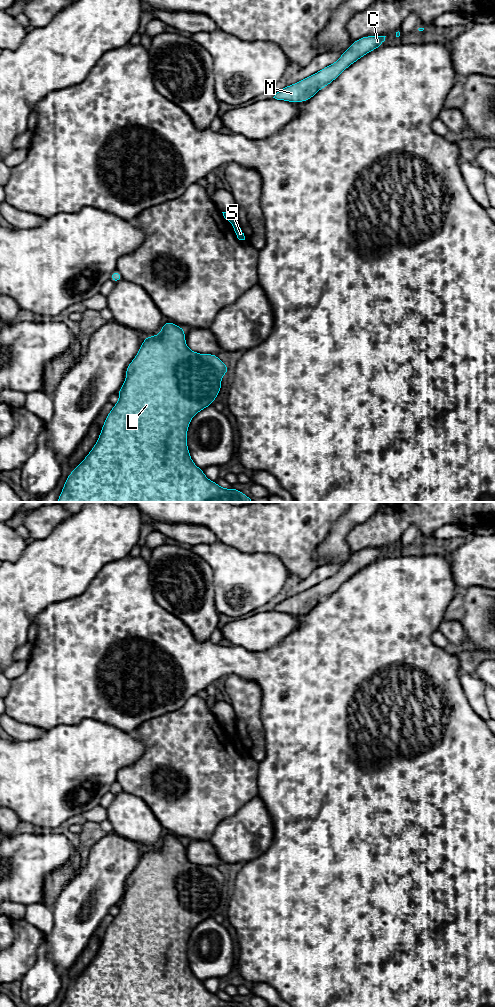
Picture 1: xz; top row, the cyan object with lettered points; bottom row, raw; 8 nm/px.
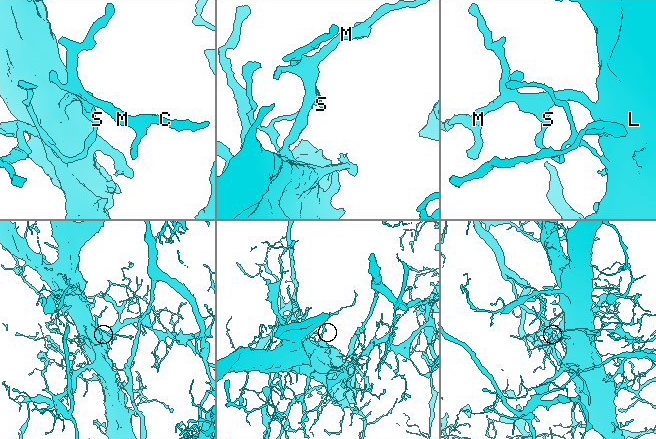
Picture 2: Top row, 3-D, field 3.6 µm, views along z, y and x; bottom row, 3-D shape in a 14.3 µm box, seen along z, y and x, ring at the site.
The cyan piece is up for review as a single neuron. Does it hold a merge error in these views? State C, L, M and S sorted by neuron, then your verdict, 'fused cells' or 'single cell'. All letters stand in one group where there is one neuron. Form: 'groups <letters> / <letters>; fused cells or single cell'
groups C L M / S; fused cells

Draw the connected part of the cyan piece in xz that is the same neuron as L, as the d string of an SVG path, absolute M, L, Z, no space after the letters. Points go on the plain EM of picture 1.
M171 833L165 834L158 847L147 848L144 851L135 870L127 878L125 894L118 903L119 913L107 927L94 959L66 990L60 1007L245 1007L243 1004L233 999L225 1001L219 998L217 994L209 992L205 988L203 982L197 979L192 973L187 957L187 943L191 931L204 920L211 918L222 899L221 892L223 887L229 883L230 880L227 879L217 867L200 866L190 862L186 857L185 841Z

